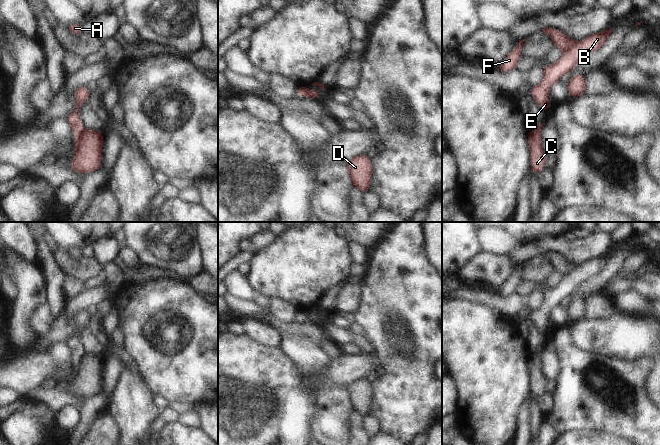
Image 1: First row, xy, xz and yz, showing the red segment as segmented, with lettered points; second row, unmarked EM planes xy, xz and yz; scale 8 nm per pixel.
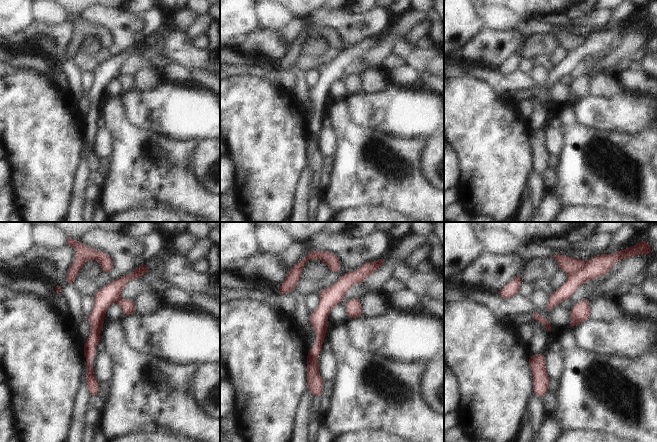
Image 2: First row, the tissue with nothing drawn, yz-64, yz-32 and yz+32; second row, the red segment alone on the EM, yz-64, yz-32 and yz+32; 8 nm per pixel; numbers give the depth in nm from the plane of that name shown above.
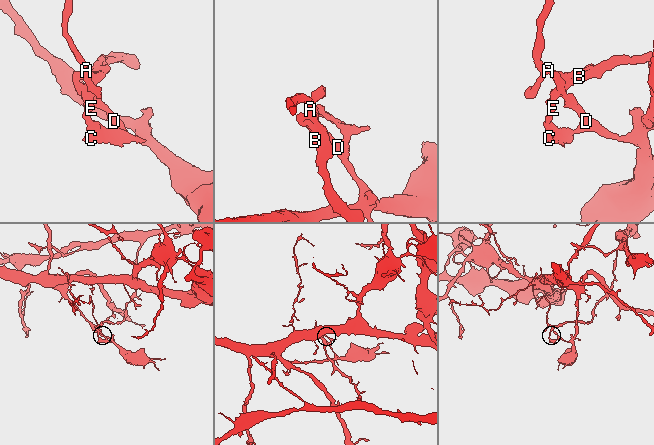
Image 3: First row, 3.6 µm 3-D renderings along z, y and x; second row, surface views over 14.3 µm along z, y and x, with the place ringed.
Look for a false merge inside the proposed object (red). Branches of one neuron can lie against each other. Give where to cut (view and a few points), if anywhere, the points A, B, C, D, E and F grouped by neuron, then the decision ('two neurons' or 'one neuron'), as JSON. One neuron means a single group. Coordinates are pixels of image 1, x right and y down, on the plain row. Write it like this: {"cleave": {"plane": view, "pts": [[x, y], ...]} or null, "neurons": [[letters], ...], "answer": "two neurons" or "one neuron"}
{"cleave": {"plane": "yz", "pts": [[579, 266], [576, 271], [570, 271], [563, 275]]}, "neurons": [["A", "C", "D", "F"], ["B", "E"]], "answer": "two neurons"}

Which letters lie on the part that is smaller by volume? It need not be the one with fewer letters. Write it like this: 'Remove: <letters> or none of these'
Remove: B, E

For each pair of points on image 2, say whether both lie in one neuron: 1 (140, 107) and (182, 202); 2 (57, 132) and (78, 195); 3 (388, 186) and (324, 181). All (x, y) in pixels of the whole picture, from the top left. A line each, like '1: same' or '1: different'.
1: different
2: different
3: different

